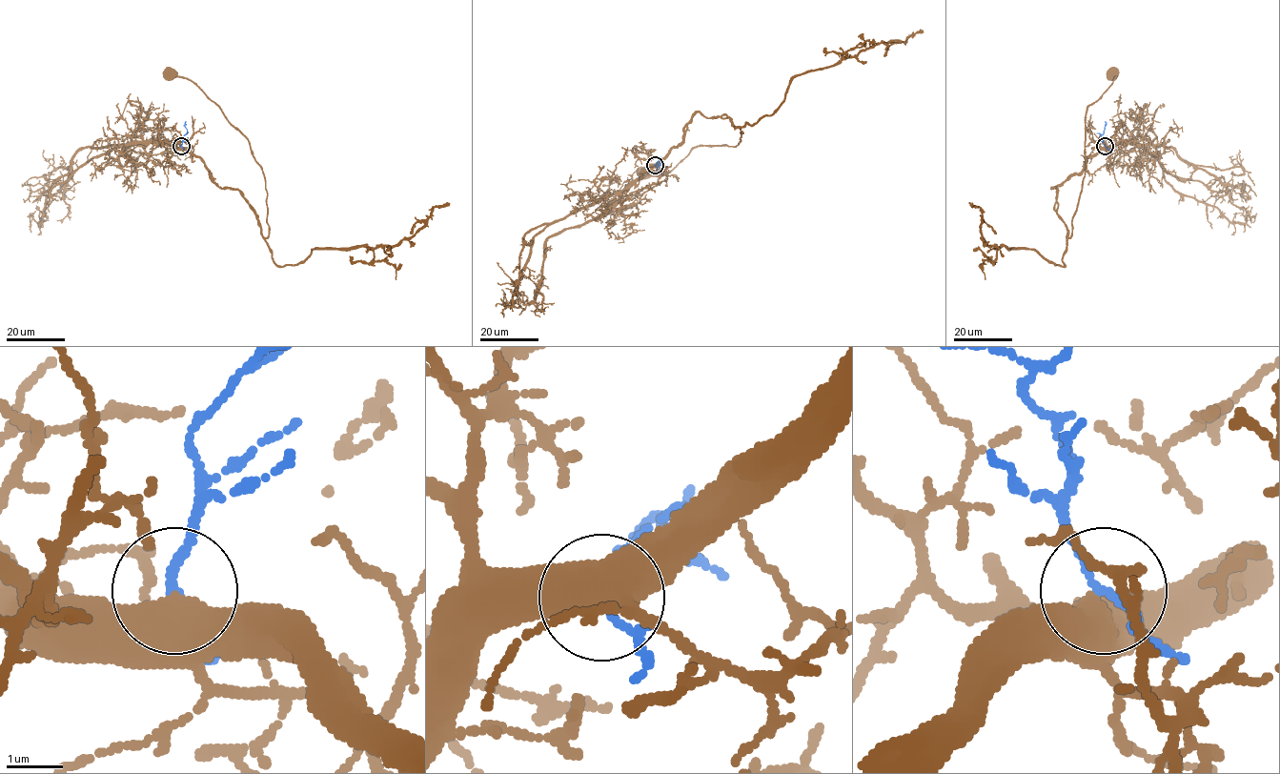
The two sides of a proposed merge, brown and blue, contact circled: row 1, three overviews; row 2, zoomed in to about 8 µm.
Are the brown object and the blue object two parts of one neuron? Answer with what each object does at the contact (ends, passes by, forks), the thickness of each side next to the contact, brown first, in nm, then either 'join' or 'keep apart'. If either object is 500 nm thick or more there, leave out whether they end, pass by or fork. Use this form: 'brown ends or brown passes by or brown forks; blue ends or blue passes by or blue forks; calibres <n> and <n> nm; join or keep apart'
calibres 750 and 130 nm; join

